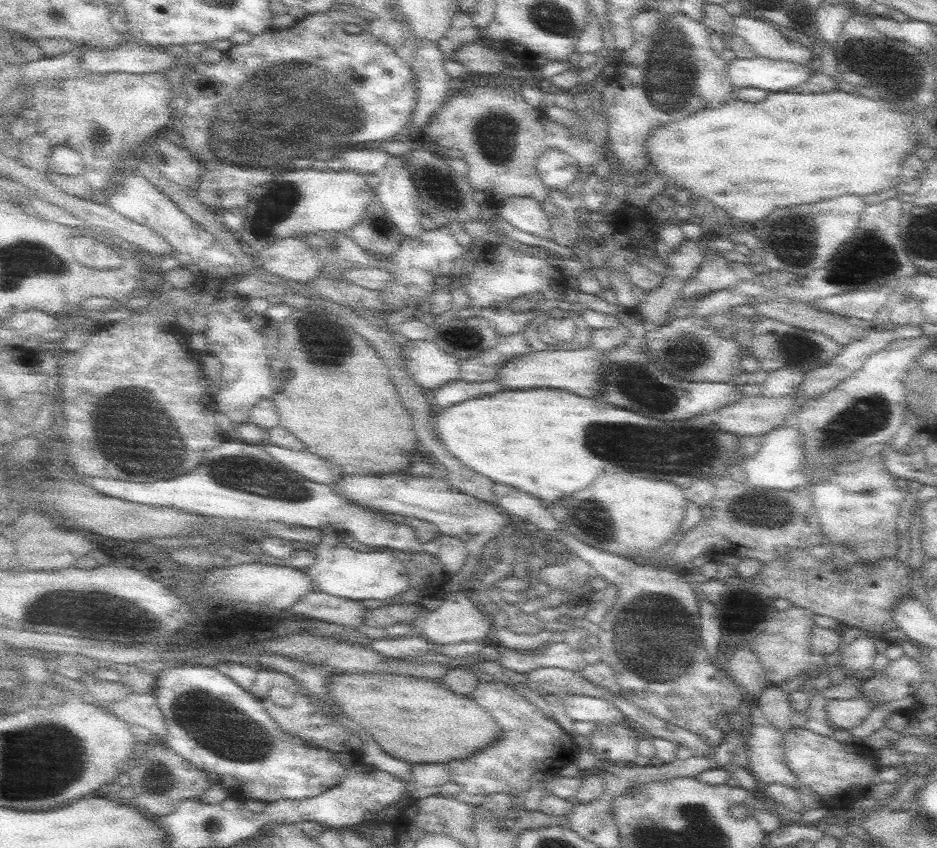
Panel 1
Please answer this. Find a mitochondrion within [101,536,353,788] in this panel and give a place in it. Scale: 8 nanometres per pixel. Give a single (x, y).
(216, 726)

